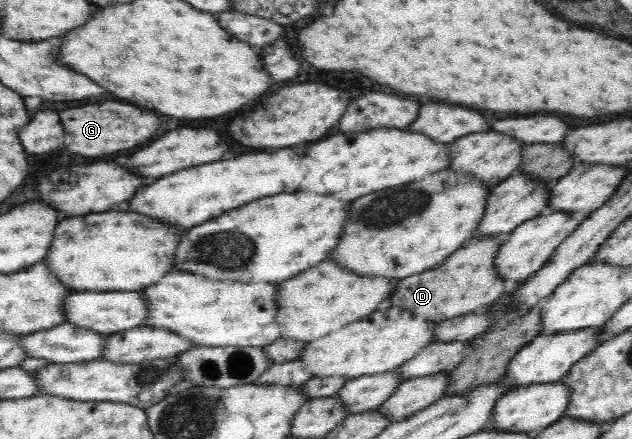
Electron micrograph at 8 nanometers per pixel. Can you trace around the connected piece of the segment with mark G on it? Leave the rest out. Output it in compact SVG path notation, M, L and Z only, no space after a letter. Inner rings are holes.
M103 102L103 104L89 104L83 108L69 108L59 112L59 118L65 128L65 144L73 154L79 156L103 156L117 150L127 150L133 146L143 144L145 140L153 138L159 128L159 118L145 108L137 108L131 104L121 102ZM109 112L119 112L119 122L115 124L109 118Z

